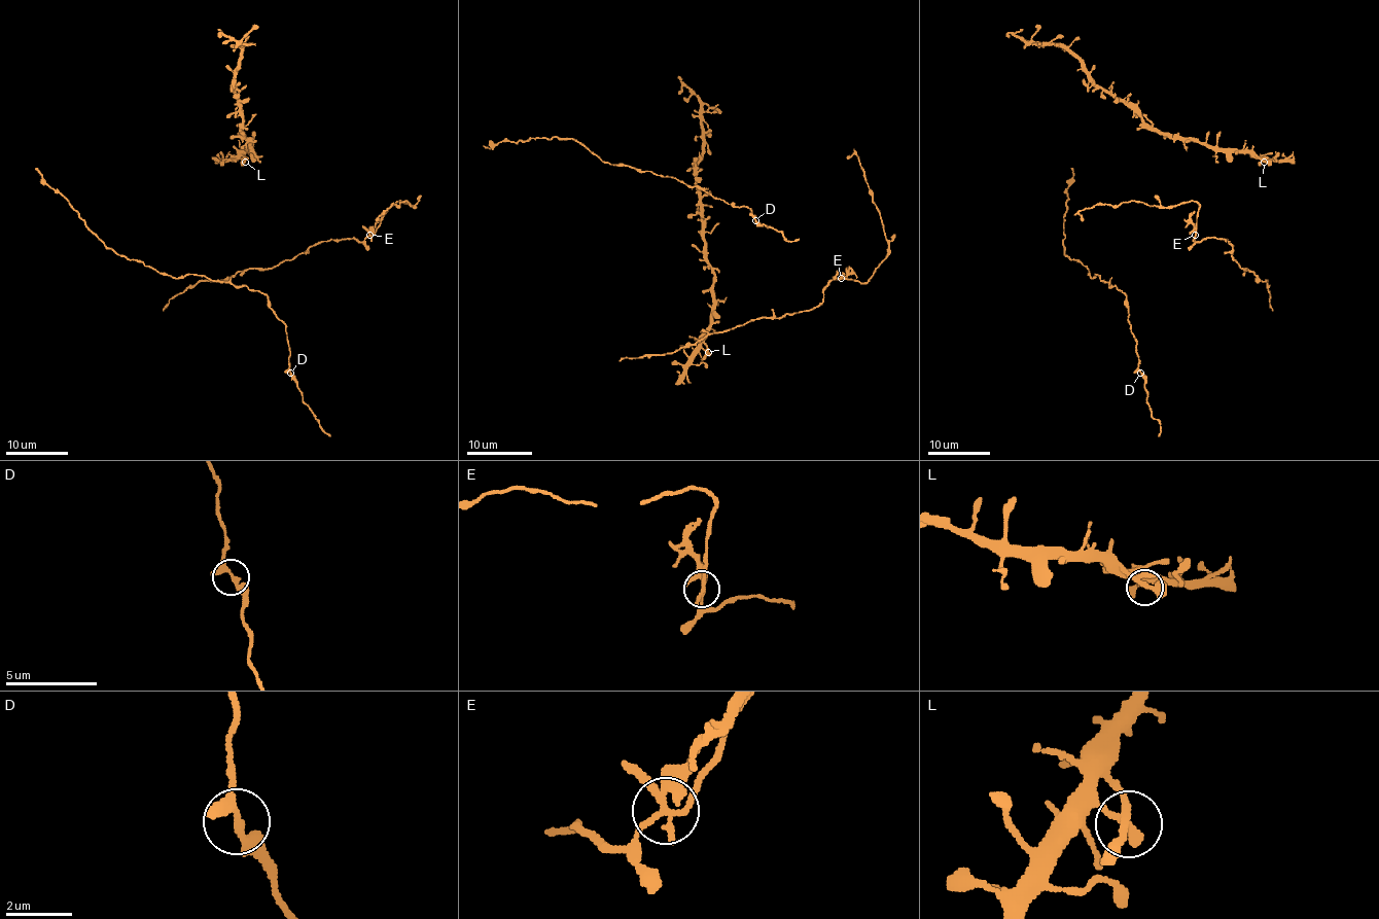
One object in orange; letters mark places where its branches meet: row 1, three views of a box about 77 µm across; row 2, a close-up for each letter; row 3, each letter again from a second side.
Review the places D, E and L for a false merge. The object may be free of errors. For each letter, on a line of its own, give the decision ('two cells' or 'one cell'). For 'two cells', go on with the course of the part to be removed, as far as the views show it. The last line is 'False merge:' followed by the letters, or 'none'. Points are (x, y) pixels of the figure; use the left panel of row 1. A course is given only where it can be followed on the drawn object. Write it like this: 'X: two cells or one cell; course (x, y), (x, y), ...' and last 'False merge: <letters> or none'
D: one cell
E: two cells; course (370, 235), (386, 211)
L: one cell
False merge: E

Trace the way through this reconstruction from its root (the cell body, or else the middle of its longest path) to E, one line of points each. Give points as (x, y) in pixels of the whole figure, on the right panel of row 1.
E: (1224, 254), (1232, 250), (1229, 241), (1204, 238), (1198, 242), (1195, 235)

